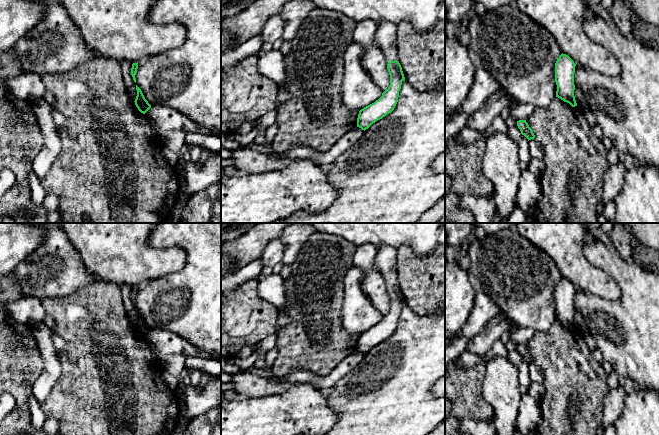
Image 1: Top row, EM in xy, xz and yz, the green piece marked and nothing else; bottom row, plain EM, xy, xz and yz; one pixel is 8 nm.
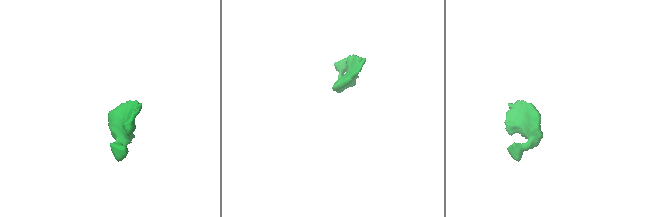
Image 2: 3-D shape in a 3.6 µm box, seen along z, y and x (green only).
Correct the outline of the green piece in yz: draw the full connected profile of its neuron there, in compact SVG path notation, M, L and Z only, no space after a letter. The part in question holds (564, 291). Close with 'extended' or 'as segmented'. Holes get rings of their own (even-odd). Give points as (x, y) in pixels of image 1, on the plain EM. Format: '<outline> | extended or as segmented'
M561 278L555 287L555 306L557 309L556 321L577 330L574 320L574 296L576 288L566 278Z | as segmented

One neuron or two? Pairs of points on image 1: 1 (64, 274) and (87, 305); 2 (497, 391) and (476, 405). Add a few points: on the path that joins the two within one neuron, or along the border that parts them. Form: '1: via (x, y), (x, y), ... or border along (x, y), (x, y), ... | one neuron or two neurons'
1: border along (98, 282), (85, 285), (69, 295), (54, 298) | two neurons
2: border along (484, 375), (481, 395), (493, 417), (475, 421) | two neurons

